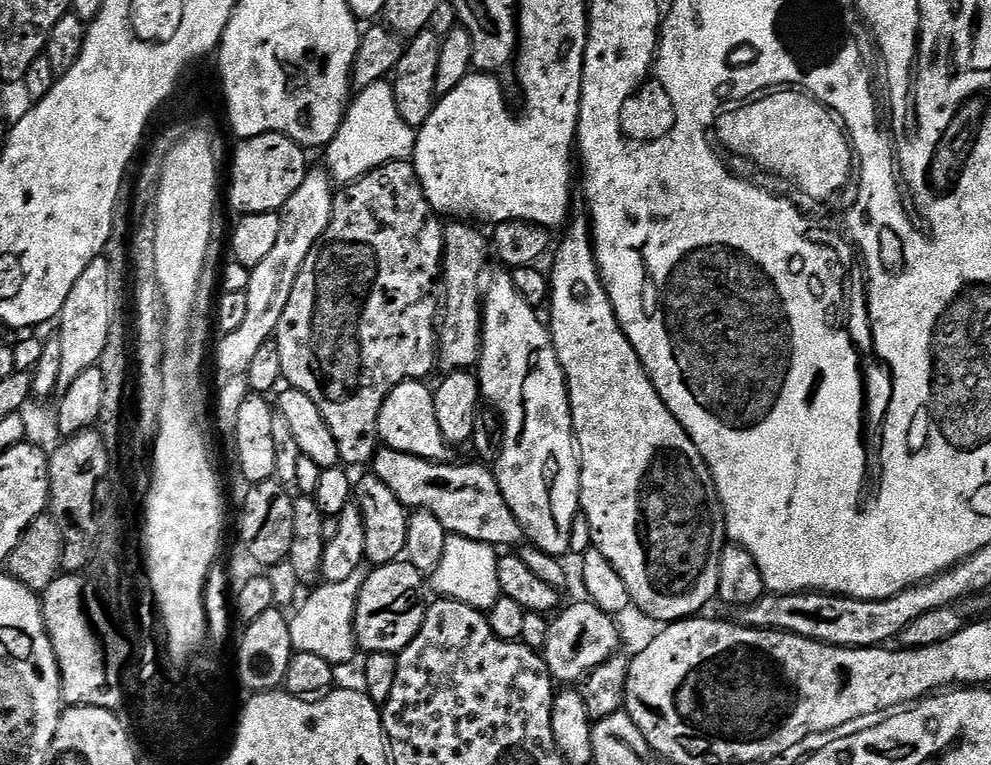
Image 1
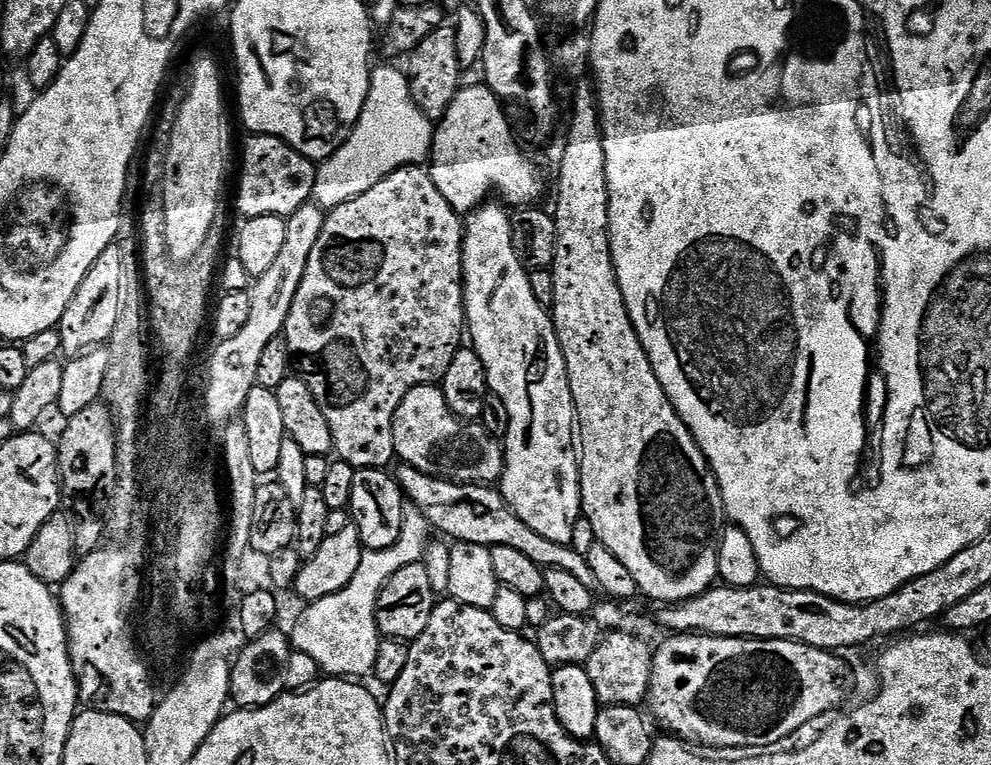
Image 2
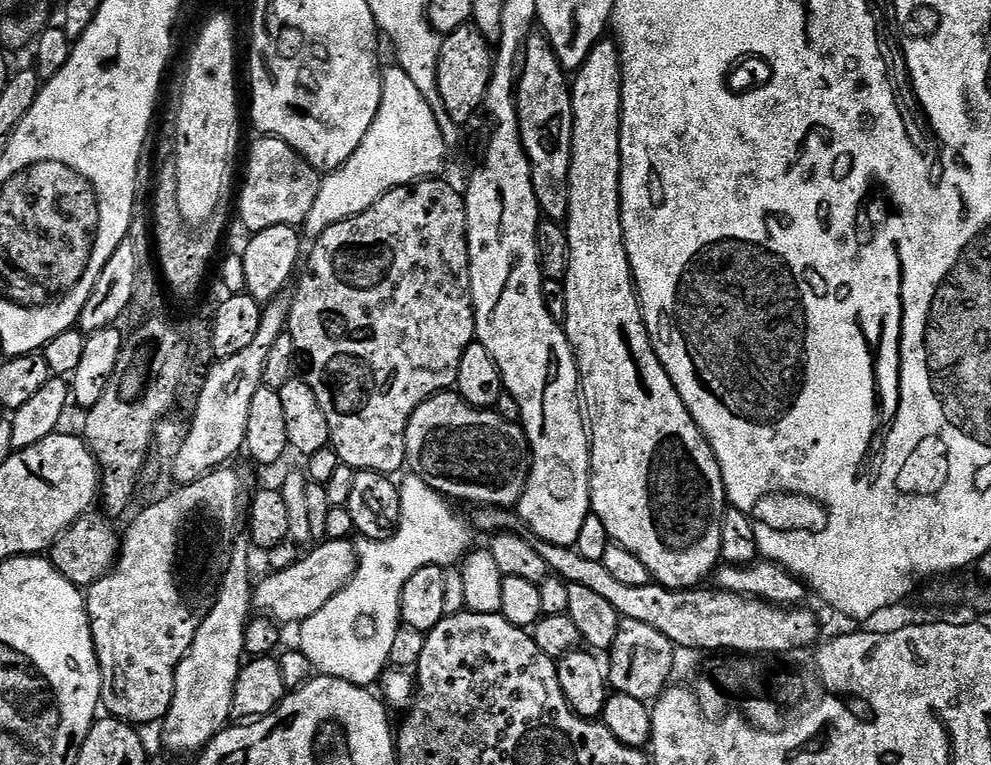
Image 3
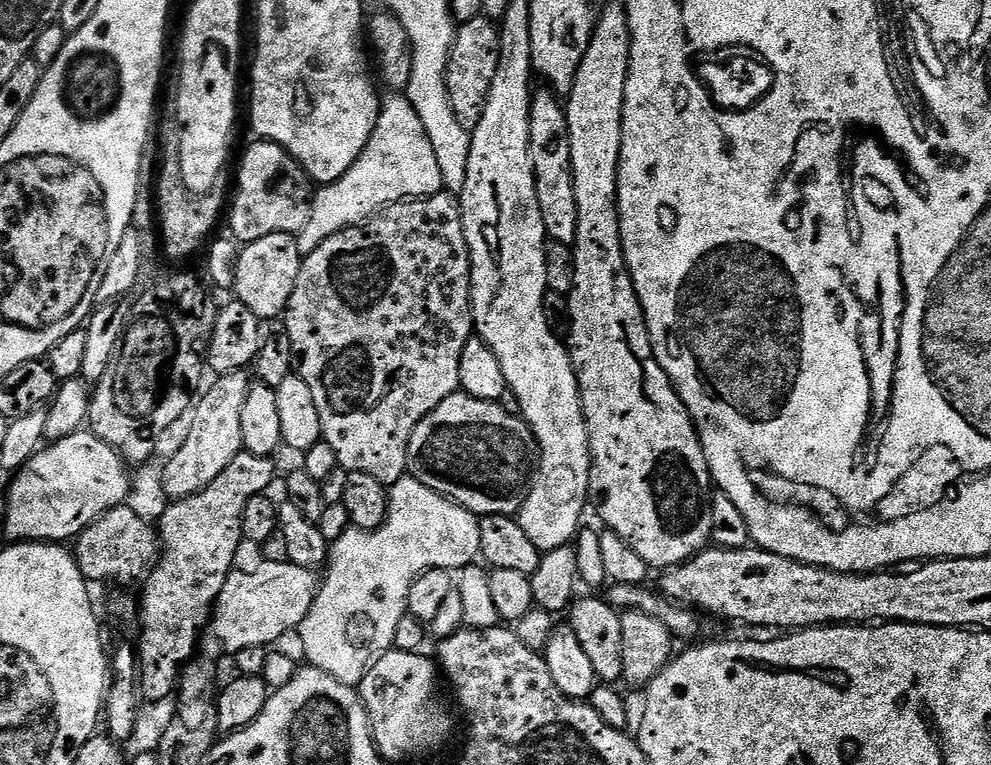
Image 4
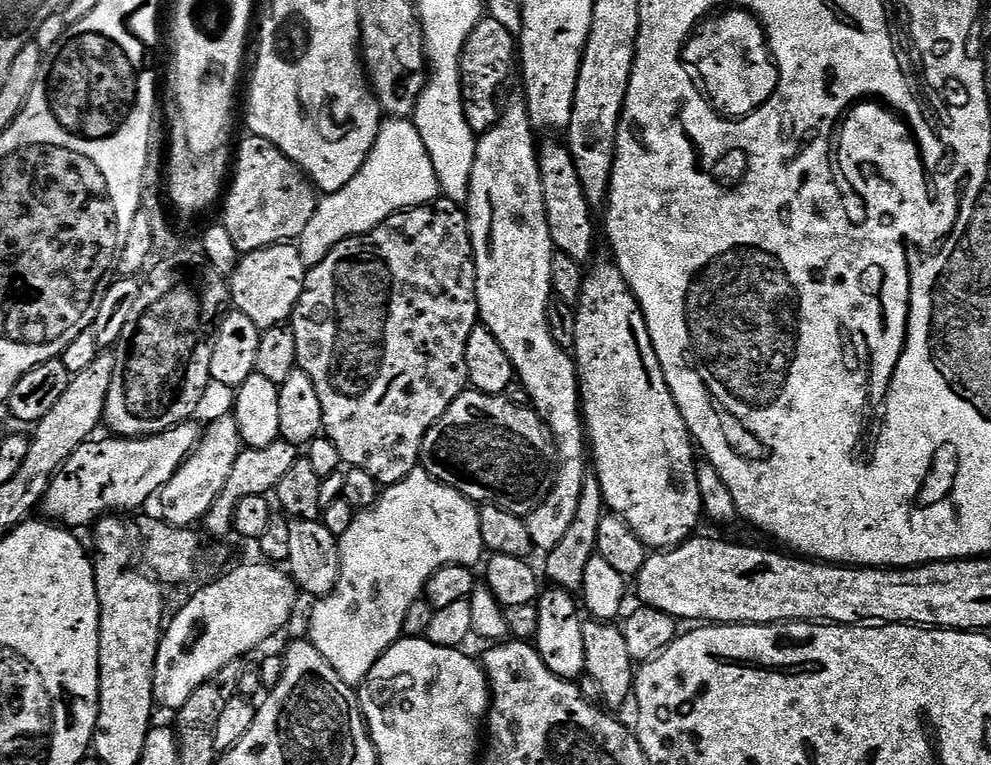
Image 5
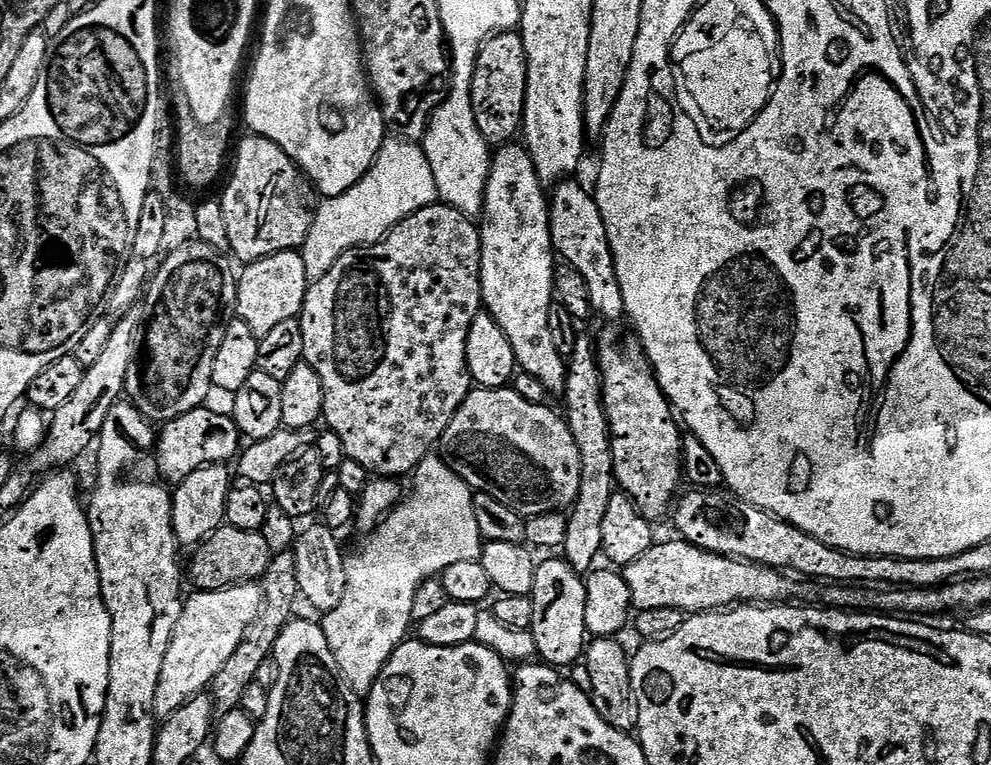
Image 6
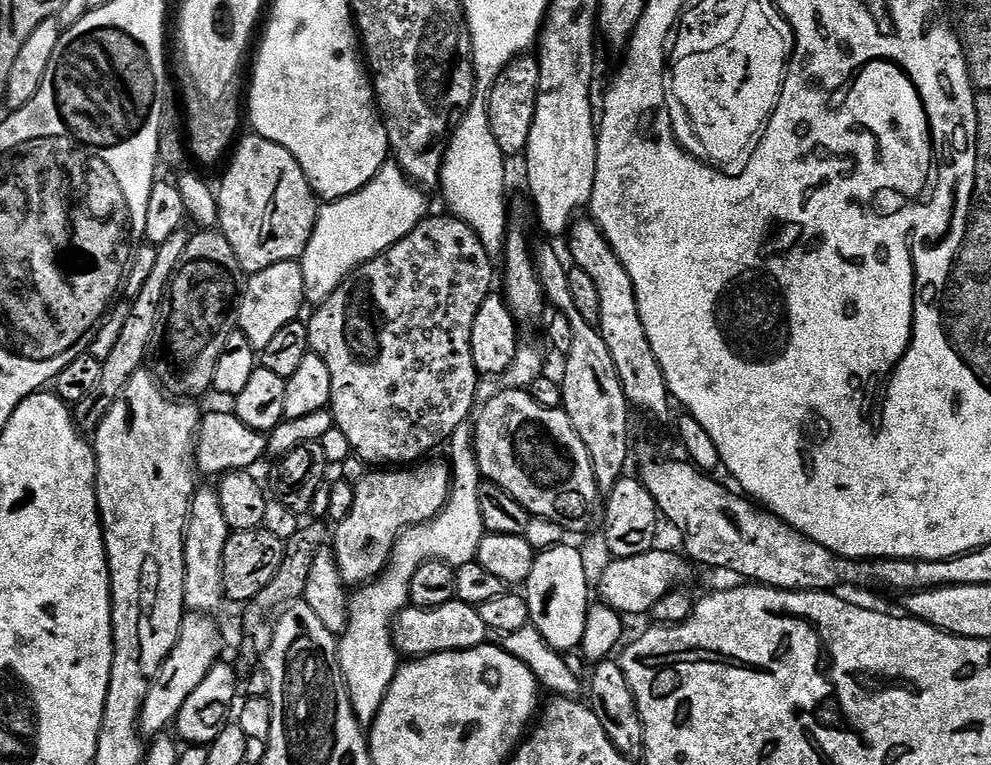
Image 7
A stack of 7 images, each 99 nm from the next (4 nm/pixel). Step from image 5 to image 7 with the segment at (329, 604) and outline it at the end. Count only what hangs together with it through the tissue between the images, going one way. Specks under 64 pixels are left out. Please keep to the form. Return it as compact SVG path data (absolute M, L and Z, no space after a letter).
M475 459L451 461L450 468L454 479L444 508L432 520L407 528L396 540L392 556L380 575L367 584L359 585L348 601L348 624L338 636L336 663L361 725L371 725L376 719L384 694L396 673L398 653L394 643L394 625L400 611L409 607L410 578L414 576L414 570L427 560L445 560L453 566L473 563L478 546L486 535L482 510L478 510L482 477Z

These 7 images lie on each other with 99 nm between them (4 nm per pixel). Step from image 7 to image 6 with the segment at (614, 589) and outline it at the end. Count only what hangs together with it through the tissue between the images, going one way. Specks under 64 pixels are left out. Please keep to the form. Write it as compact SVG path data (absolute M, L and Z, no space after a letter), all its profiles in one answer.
M683 538L668 540L665 544L653 543L642 558L623 569L622 575L630 586L632 603L637 609L649 612L659 608L677 608L685 614L699 614L701 612L715 612L727 610L733 606L767 606L769 604L787 604L795 601L795 596L804 592L805 581L779 568L762 566L749 560L733 560L731 556L719 556L713 552L702 550L698 546L688 543Z

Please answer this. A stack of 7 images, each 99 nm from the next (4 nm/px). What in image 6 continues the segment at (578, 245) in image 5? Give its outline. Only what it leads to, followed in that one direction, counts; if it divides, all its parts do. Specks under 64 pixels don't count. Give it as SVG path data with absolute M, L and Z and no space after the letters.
M568 178L555 185L556 193L550 196L549 230L552 235L552 246L555 255L567 267L573 268L582 278L588 287L588 297L592 299L593 309L601 312L608 320L625 319L626 309L624 306L624 295L620 289L620 283L616 277L616 259L612 253L612 247L608 241L606 222L602 222L602 210L598 210L598 202L591 191L588 192L576 181L576 178Z

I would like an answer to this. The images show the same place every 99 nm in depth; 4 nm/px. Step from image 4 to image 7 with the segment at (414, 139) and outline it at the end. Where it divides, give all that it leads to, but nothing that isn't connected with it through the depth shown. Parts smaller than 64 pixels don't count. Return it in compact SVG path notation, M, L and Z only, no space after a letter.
M386 162L362 190L341 200L325 203L316 213L316 225L310 234L310 242L298 261L304 279L305 301L309 305L319 306L355 268L365 264L367 260L381 256L390 246L406 238L406 234L410 234L410 230L414 230L414 226L418 226L429 215L428 200L424 196L427 196L425 189L413 184L399 164Z

